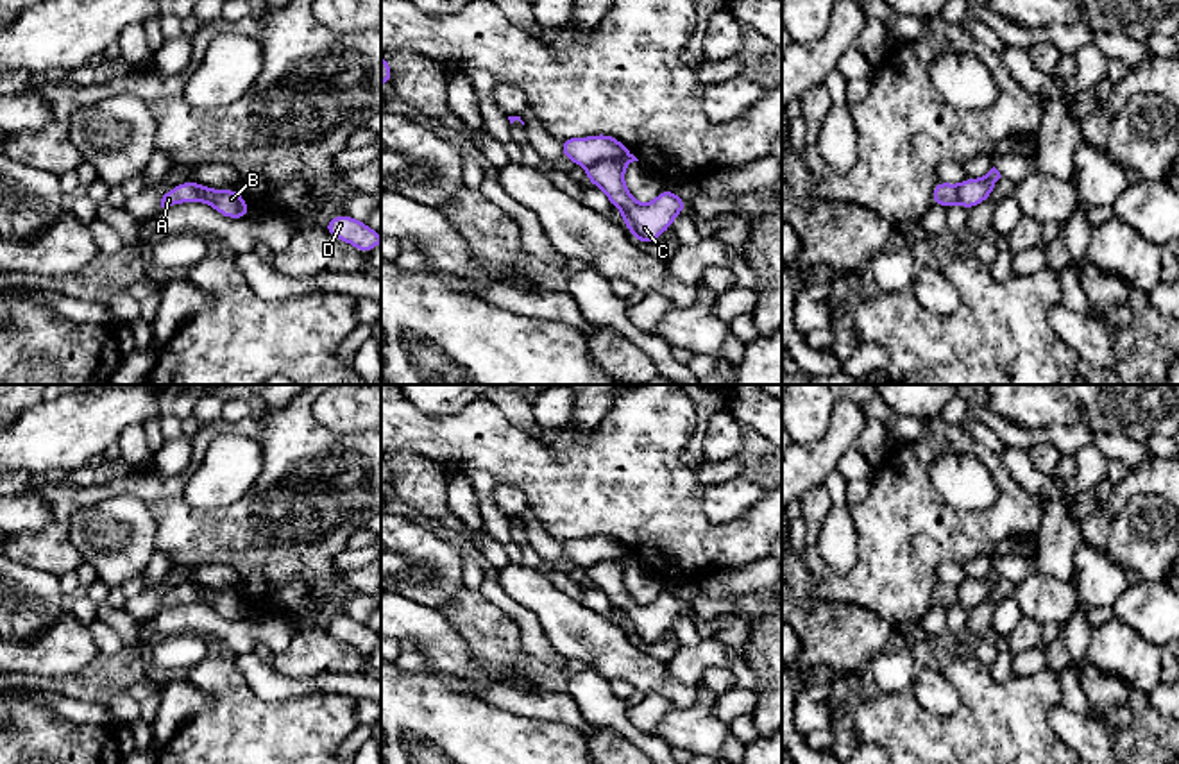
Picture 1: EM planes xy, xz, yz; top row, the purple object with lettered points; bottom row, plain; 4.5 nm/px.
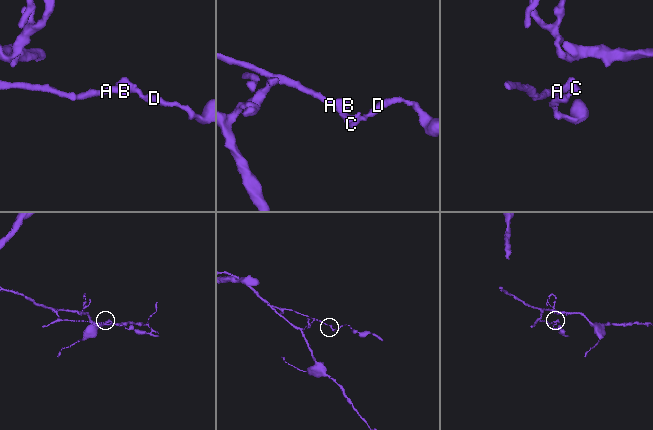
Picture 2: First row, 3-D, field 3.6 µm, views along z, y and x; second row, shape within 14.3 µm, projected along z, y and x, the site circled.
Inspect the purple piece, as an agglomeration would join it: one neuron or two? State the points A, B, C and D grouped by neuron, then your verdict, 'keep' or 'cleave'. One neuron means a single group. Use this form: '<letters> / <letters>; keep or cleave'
A / B C D; cleave

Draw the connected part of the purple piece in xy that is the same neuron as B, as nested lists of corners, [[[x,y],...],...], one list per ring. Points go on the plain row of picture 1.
[[[206,587],[202,590],[202,603],[215,608],[225,619],[247,619],[250,615],[238,590],[213,590]]]

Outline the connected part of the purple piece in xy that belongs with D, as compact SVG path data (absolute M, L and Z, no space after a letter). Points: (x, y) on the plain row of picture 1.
M344 614L331 619L322 630L340 642L352 644L365 657L381 644L381 637L374 630Z

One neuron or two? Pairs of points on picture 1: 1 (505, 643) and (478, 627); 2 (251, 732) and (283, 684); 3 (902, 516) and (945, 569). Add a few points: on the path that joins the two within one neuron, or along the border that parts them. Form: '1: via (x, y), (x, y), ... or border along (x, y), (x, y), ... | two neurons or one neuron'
1: via (498, 641), (485, 628) | one neuron
2: border along (240, 673), (265, 700), (313, 696) | two neurons
3: border along (961, 564), (943, 562), (938, 568), (936, 578) | two neurons

